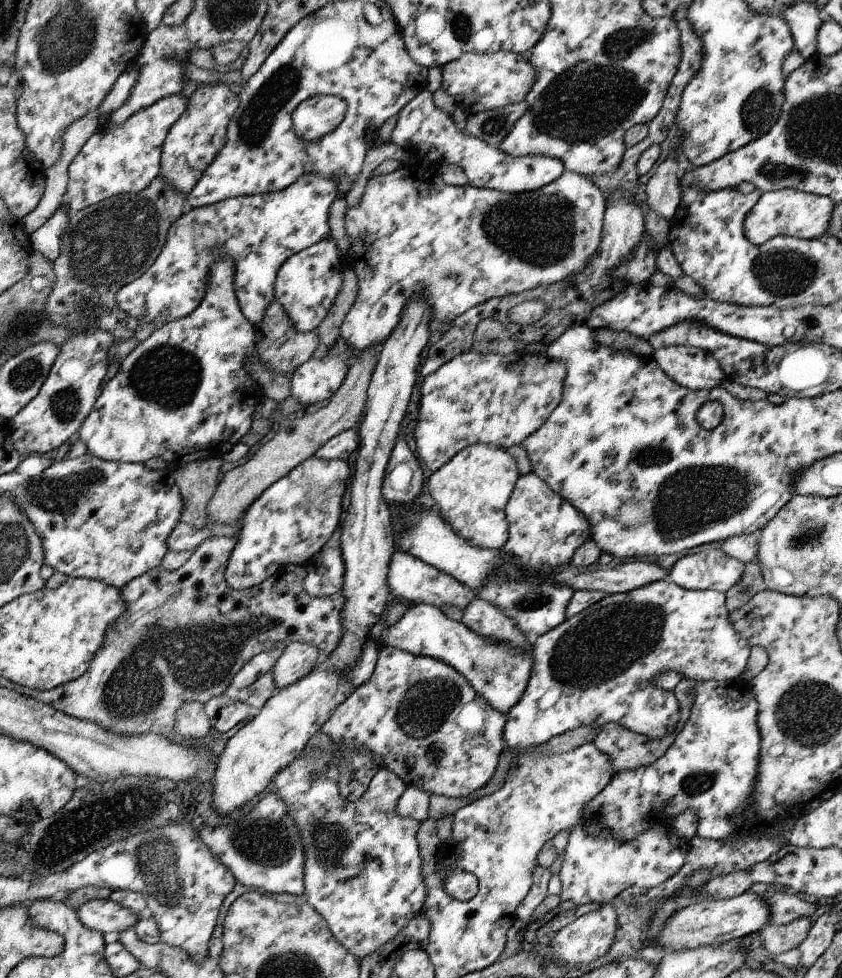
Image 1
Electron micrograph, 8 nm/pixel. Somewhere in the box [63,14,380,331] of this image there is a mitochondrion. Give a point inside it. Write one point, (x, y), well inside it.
(112, 242)

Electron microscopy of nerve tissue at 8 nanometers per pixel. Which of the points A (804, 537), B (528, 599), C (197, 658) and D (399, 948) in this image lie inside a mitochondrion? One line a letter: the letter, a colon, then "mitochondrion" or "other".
A: mitochondrion
B: mitochondrion
C: mitochondrion
D: other

